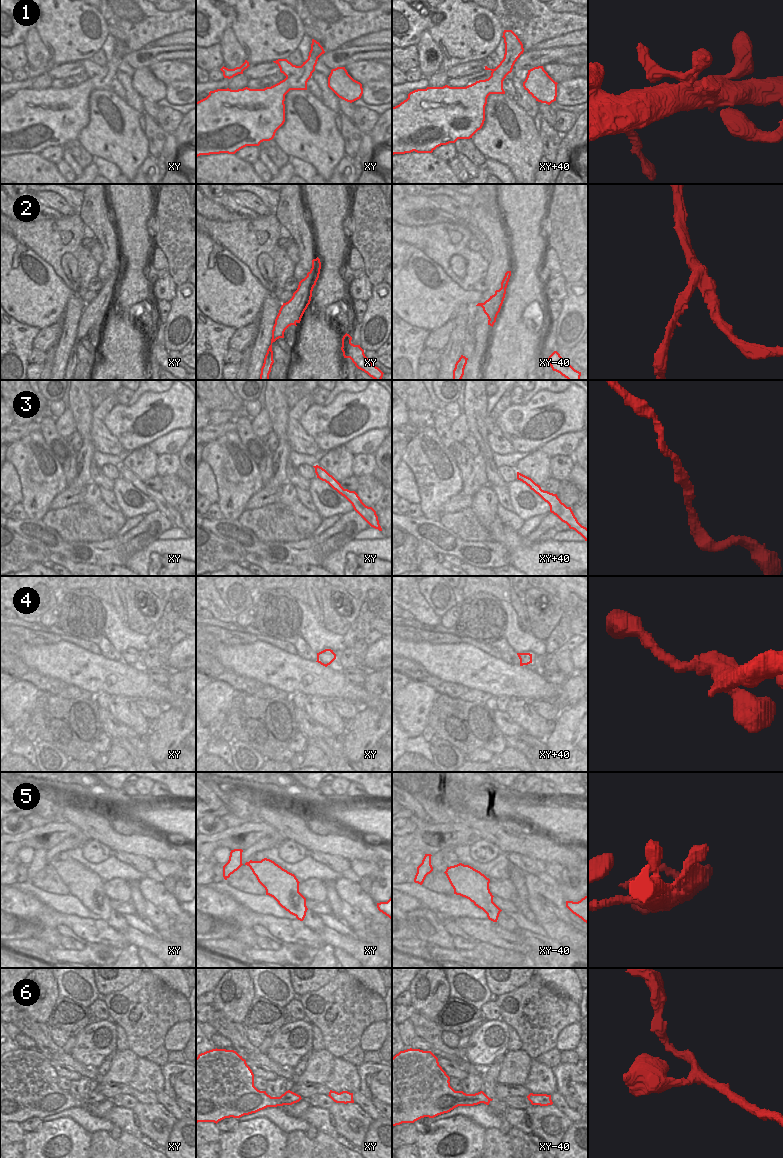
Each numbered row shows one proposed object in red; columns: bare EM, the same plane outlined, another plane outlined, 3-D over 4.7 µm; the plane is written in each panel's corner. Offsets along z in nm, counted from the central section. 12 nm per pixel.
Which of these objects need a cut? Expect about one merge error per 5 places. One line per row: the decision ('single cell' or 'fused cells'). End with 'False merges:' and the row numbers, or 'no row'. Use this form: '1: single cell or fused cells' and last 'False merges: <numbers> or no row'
1: single cell
2: single cell
3: single cell
4: single cell
5: single cell
6: single cell
False merges: no row

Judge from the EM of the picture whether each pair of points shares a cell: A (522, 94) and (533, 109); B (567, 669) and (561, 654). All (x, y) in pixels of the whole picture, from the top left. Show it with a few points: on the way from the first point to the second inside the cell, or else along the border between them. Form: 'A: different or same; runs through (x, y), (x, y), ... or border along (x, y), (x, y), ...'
A: same; runs through (523, 98), (530, 105)
B: same; runs through (564, 665), (562, 658)

